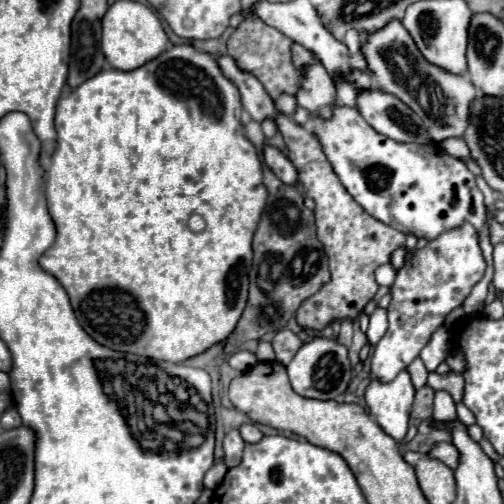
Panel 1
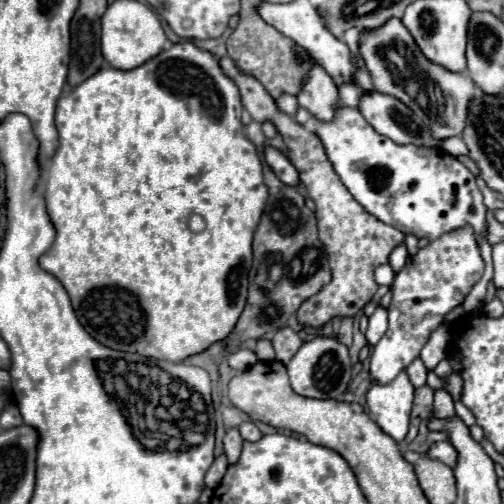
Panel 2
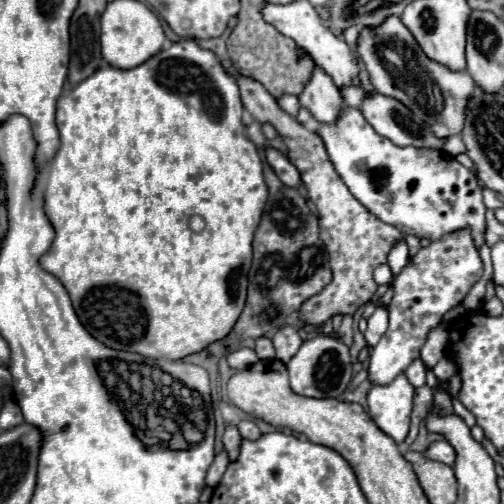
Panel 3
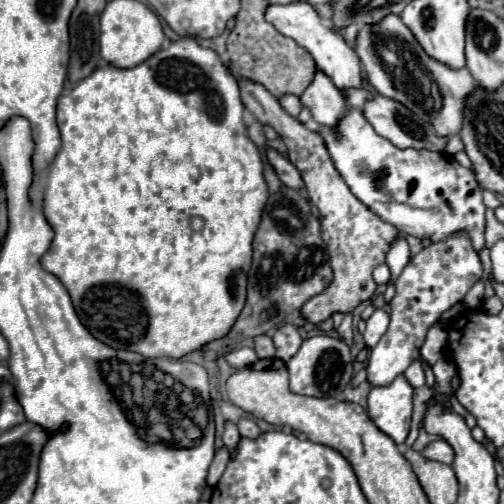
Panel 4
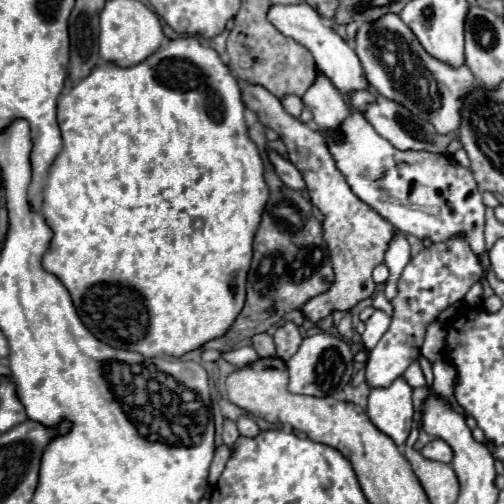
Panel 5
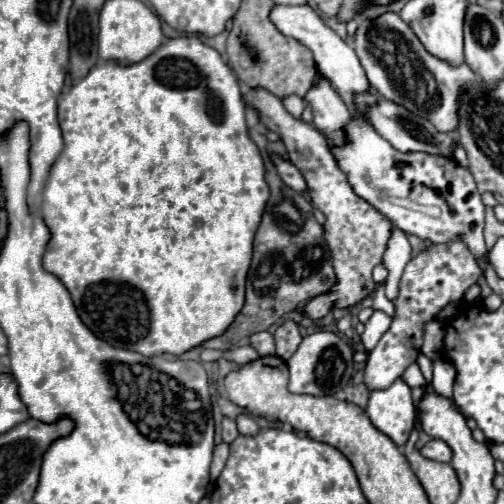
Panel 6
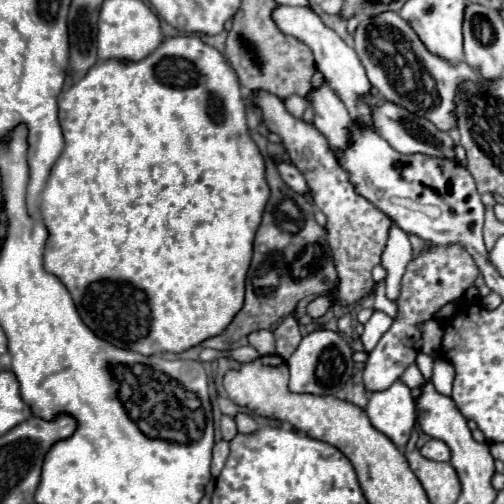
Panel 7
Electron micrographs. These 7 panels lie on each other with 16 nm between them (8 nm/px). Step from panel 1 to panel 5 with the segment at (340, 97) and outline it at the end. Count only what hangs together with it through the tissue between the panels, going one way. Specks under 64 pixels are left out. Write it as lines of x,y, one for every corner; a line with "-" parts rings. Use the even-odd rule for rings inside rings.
368,90
353,91
351,93
350,103
352,107
361,110
368,102
373,102
375,99
376,96

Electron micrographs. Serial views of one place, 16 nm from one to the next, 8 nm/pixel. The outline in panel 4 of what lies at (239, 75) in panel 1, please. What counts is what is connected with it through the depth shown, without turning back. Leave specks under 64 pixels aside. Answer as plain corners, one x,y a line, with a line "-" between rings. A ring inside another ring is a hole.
238,78
238,86
242,94
242,104
254,114
254,118
258,122
270,124
284,138
284,144
288,148
288,158
302,172
302,180
304,180
308,198
320,212
322,240
326,242
326,248
330,254
330,266
334,272
334,280
322,294
316,294
308,302
304,302
300,310
302,320
320,324
336,312
352,314
362,302
374,296
376,282
372,278
372,270
386,262
386,254
392,242
400,236
400,232
392,228
392,224
382,222
374,212
368,212
368,208
364,208
364,204
360,204
356,196
352,196
342,176
336,172
328,156
328,150
324,148
324,140
320,140
318,132
308,130
296,118
286,114
280,108
278,100
262,84
252,82
248,78

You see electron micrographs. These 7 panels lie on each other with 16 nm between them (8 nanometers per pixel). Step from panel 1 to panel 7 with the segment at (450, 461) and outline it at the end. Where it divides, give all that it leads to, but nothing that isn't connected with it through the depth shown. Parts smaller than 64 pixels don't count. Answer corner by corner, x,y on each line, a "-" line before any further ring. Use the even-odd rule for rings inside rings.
428,440
420,452
422,452
422,456
436,460
436,462
448,462
450,460
450,448
442,440

